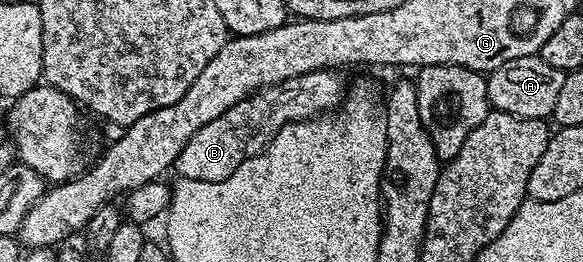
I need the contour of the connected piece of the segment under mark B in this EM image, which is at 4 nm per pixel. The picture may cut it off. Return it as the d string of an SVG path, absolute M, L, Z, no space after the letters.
M332 69L311 71L297 79L288 79L273 87L246 96L238 105L226 109L222 117L214 117L210 125L202 125L186 149L178 153L175 174L181 179L194 181L222 181L250 157L267 147L268 142L288 123L300 123L304 119L315 119L318 115L331 113L339 108L345 98L344 83Z

